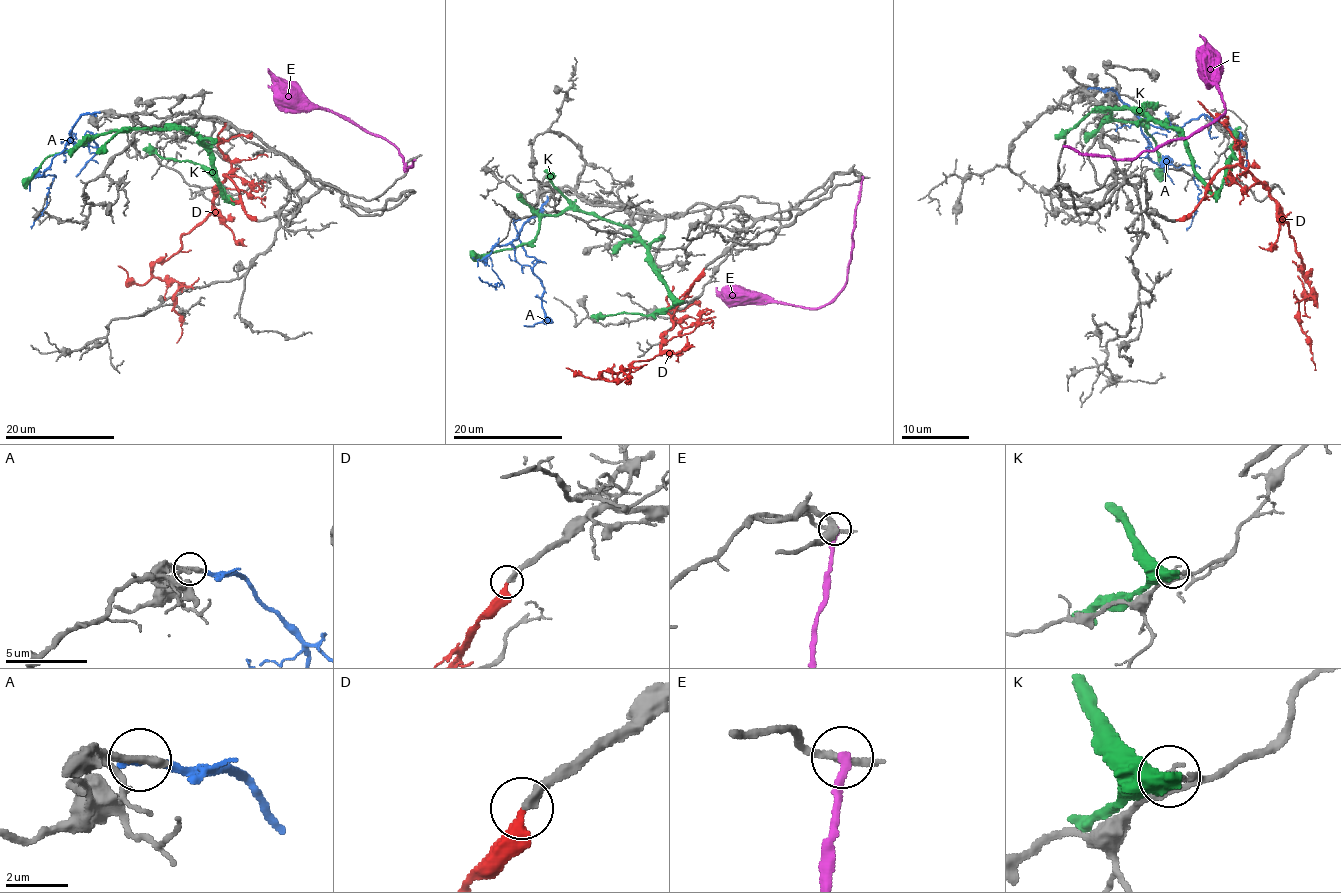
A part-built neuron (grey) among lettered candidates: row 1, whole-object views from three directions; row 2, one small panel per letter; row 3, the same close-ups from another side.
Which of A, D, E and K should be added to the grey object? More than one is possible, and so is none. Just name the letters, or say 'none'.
none

